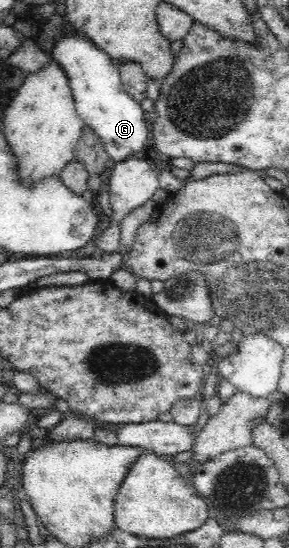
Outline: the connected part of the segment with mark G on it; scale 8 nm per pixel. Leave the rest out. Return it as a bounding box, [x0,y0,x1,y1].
[48,30,147,163]

